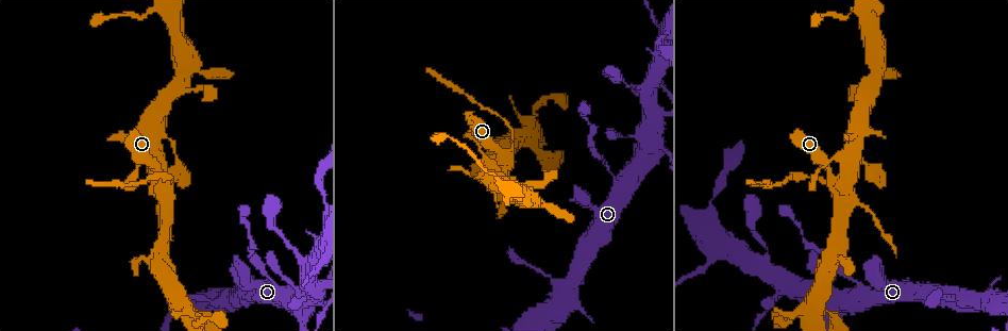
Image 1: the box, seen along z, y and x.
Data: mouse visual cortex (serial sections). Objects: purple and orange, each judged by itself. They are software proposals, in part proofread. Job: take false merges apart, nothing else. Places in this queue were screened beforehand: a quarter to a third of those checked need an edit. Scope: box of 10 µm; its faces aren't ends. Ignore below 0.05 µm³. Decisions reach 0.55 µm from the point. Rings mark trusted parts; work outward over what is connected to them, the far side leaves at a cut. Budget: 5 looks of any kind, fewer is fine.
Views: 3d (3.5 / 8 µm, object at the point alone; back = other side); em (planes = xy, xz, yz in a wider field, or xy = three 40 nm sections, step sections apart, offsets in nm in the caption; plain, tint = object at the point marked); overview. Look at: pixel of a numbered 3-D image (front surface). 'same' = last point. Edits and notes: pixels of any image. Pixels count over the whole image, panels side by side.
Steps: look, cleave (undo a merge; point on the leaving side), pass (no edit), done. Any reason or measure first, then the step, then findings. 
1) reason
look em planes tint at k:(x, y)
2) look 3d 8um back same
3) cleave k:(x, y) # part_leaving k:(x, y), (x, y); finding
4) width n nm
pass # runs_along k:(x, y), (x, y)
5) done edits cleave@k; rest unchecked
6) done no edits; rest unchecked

calibre changes
look 3d 8um at 1:(616, 180)

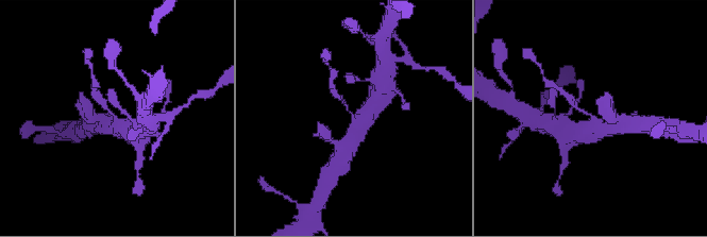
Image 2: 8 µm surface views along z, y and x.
arm_widths 150, 500 nm
look em planes tint same

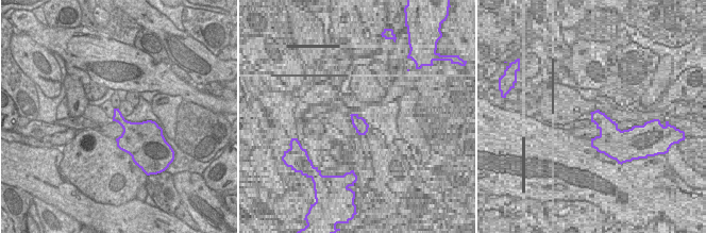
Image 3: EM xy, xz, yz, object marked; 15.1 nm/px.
width 260 nm
cleave 2:(103, 102) # part_leaving 2:(112, 114), (95, 95), (94, 88); a second cell is stuck on

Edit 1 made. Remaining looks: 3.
look overview

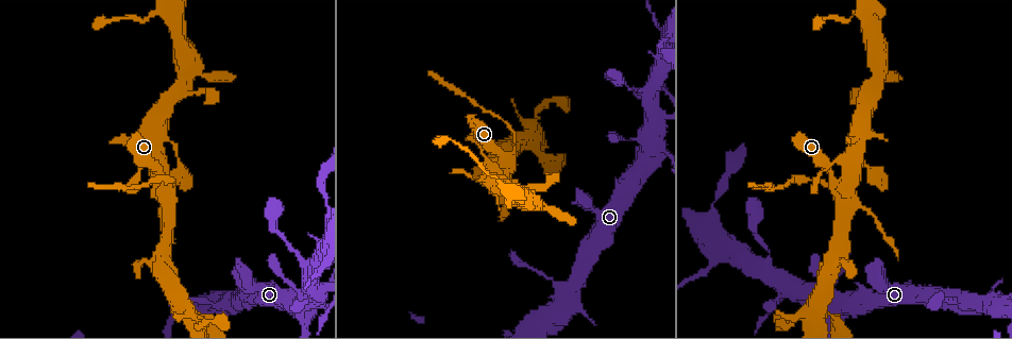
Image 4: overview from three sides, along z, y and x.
look 3d 3.5um at 4:(655, 111)

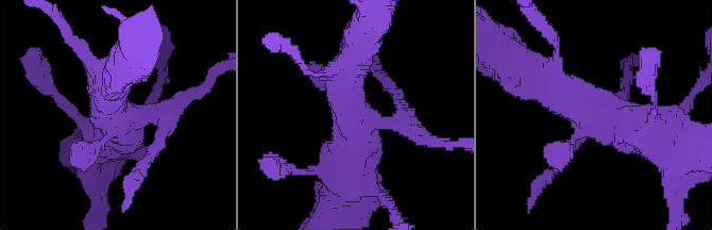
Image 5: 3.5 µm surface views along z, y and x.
look em xy step 2 tint at 5:(353, 112)

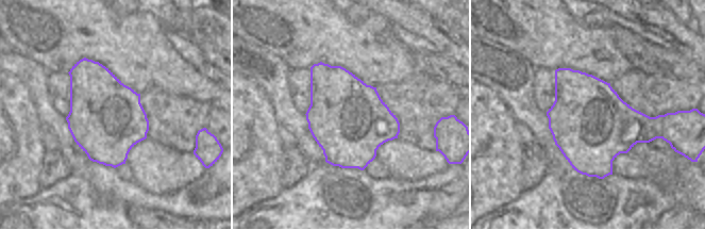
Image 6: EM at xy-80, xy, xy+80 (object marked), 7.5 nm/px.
cleave 5:(423, 138) # a second cell is stuck on

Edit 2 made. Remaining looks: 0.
done edits cleave@2, cleave@5; rest unchecked

